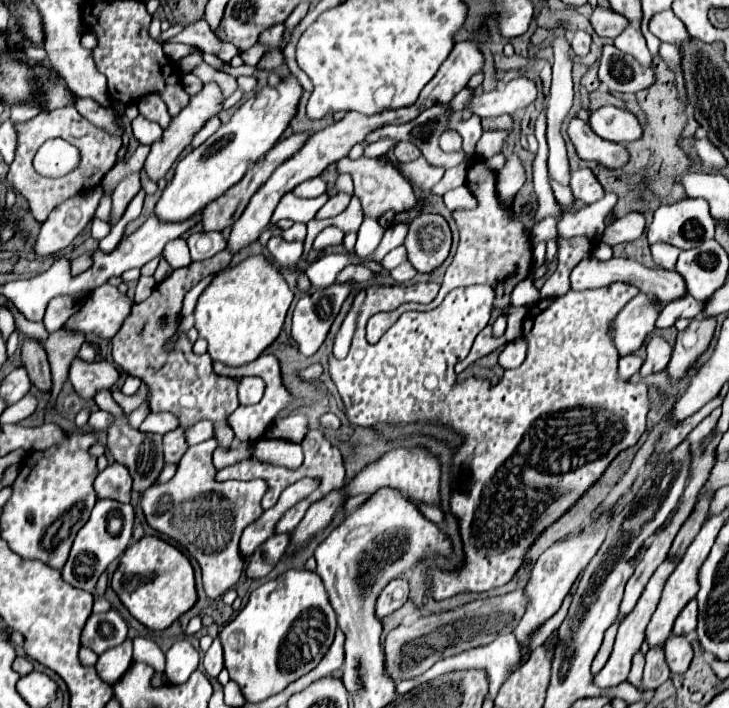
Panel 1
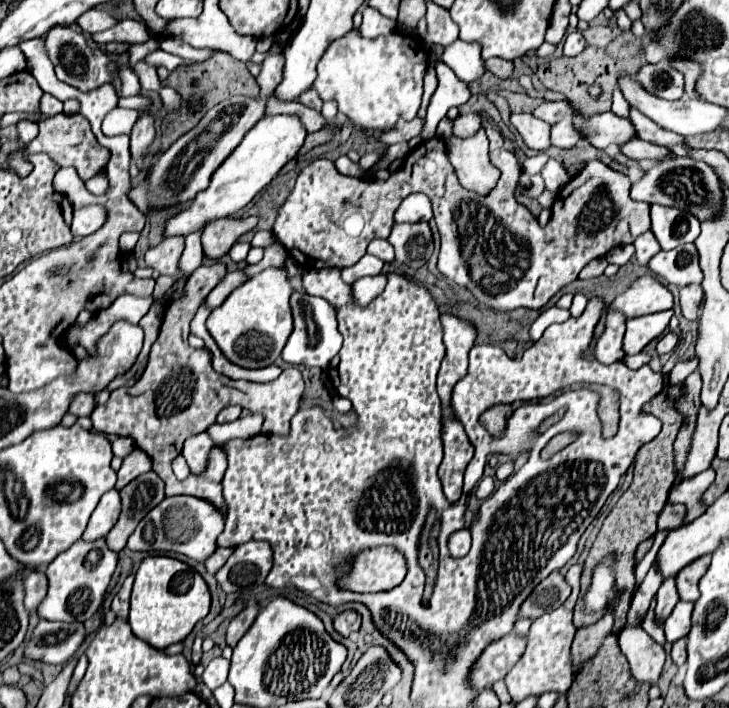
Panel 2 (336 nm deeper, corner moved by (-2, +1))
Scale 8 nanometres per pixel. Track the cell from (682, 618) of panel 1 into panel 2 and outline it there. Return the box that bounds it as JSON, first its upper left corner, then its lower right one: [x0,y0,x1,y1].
[664,602,694,642]

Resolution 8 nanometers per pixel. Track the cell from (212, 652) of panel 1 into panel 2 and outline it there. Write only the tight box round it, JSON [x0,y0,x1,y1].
[202,656,230,690]

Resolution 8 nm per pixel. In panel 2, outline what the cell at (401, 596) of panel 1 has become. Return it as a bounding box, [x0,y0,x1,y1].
[334,610,362,638]

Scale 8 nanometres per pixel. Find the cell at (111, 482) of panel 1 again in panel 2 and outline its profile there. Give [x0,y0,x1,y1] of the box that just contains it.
[82,488,122,540]

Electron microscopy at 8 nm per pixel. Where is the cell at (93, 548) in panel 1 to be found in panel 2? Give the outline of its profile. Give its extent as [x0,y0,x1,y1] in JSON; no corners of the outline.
[38,538,118,622]

